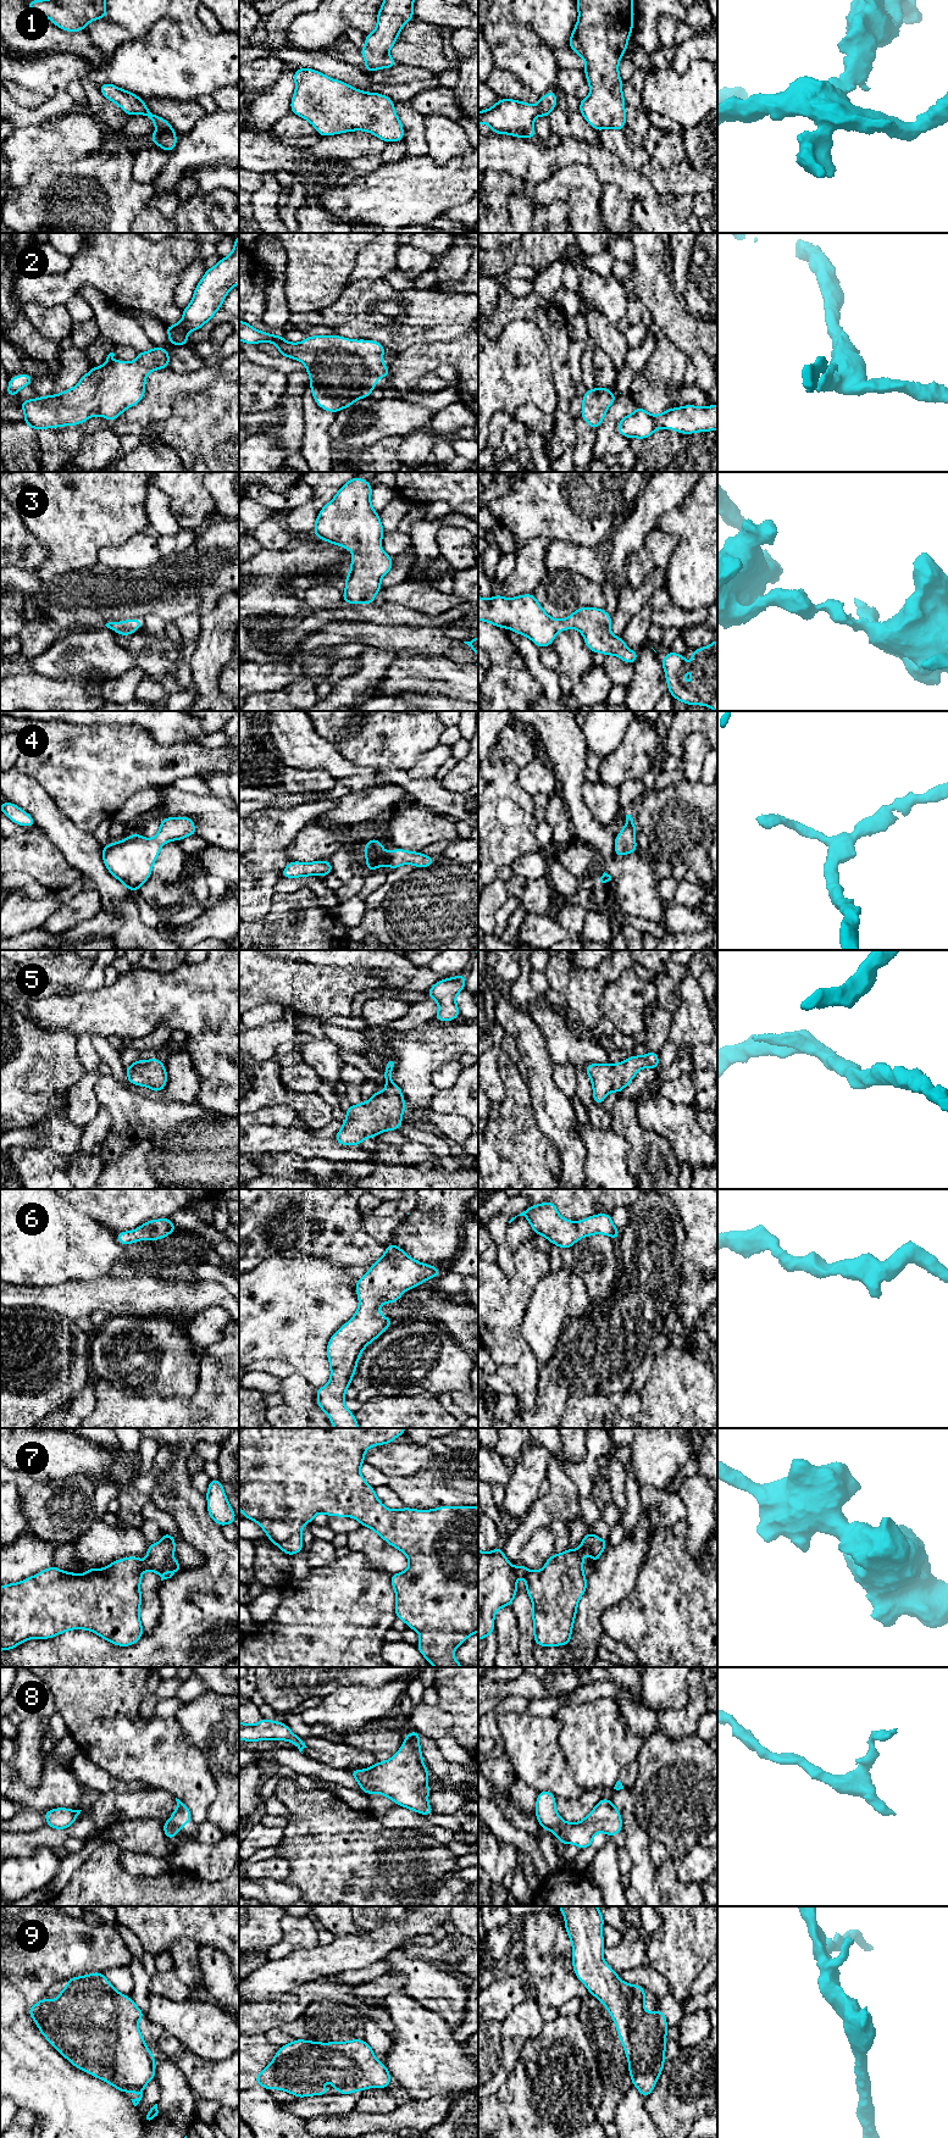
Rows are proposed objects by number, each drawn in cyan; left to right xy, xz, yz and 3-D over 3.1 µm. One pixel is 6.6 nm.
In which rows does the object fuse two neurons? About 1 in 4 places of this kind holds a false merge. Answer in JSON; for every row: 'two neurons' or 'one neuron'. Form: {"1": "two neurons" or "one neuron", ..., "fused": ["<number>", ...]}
{"1": "one neuron", "2": "one neuron", "3": "one neuron", "4": "one neuron", "5": "one neuron", "6": "one neuron", "7": "one neuron", "8": "two neurons", "9": "one neuron", "fused": ["8"]}

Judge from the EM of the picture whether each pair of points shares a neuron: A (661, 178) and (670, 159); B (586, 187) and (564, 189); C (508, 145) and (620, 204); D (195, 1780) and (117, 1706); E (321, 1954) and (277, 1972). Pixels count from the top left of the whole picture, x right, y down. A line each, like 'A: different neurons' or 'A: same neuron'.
A: different neurons
B: same neuron
C: different neurons
D: same neuron
E: same neuron

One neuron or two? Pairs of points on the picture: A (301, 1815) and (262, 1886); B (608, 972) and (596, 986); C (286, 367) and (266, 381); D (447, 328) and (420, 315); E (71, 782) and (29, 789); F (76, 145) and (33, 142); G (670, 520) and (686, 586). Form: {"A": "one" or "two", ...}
{"A": "two", "B": "two", "C": "two", "D": "two", "E": "two", "F": "one", "G": "one"}

